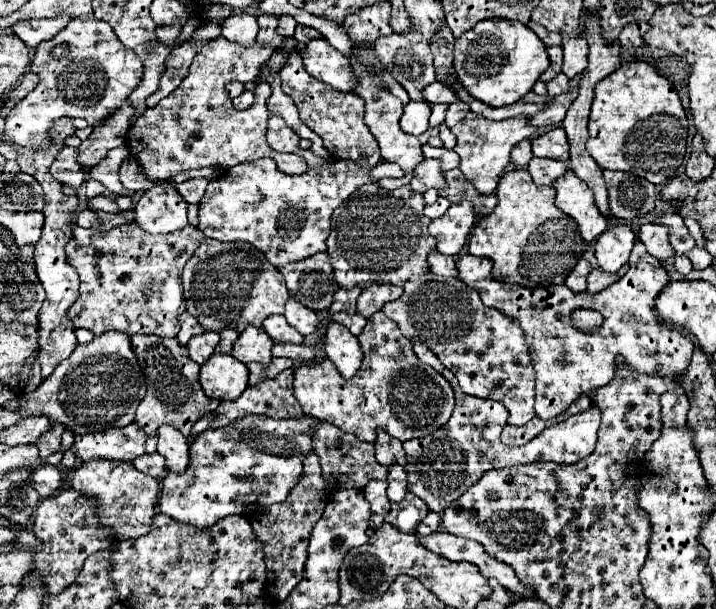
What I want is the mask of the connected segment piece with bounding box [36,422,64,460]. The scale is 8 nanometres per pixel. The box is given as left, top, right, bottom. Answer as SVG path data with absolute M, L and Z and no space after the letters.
M52 422L52 430L42 434L42 438L36 442L36 446L40 448L40 458L46 460L46 456L54 454L56 450L60 450L60 436L64 432L64 426L58 422Z

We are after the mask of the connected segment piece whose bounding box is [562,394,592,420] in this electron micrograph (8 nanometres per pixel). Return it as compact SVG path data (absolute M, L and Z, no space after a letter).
M582 394L582 396L578 396L572 404L570 404L570 408L568 410L564 410L562 412L562 416L564 416L564 420L570 416L570 414L574 414L574 412L582 412L582 410L586 410L586 408L590 408L590 404L592 404L592 400L586 396L586 394Z

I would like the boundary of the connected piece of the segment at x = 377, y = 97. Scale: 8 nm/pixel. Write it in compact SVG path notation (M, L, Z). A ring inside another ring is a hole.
M360 46L356 52L356 58L352 60L352 70L358 74L358 80L360 80L360 88L356 88L356 94L366 102L364 122L380 144L382 160L398 164L404 170L404 174L408 174L416 168L416 164L420 164L424 160L422 146L420 146L420 140L416 136L408 136L406 132L400 130L398 120L402 116L402 102L396 96L392 96L388 90L384 90L384 84L374 76L376 68L380 68L380 60L376 60L376 54L366 50L364 46Z

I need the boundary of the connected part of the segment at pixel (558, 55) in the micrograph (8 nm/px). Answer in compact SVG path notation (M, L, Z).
M550 46L548 48L548 56L550 56L550 68L540 76L542 82L550 82L560 70L562 70L562 46Z

